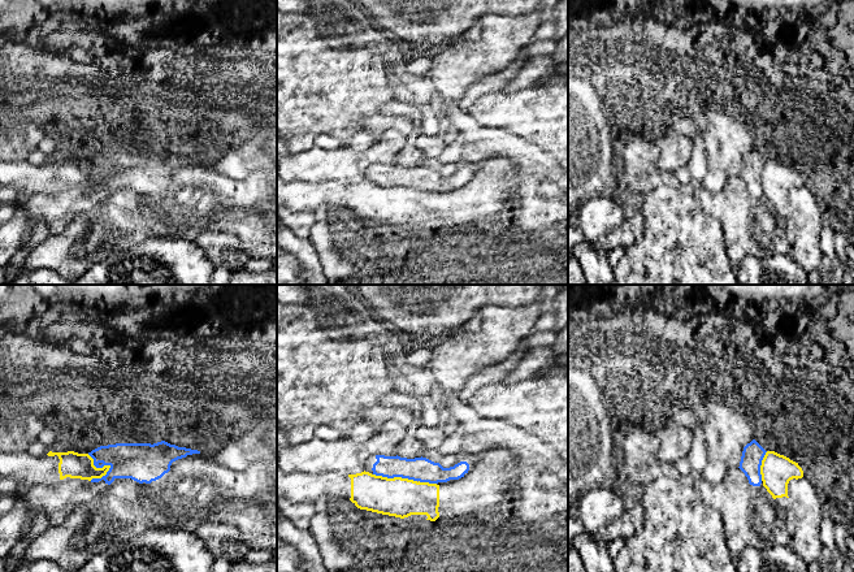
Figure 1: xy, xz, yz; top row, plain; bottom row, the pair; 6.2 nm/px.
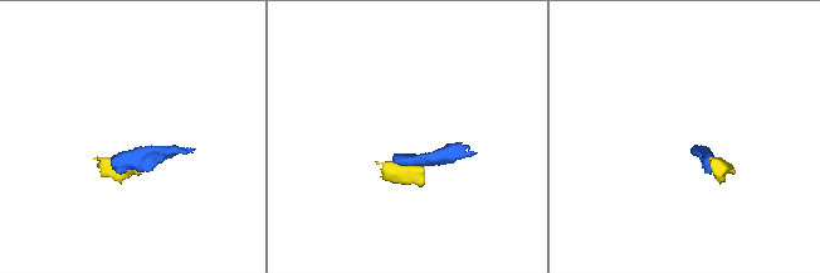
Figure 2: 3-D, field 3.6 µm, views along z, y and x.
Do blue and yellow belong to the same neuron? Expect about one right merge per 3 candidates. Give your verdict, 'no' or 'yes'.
no

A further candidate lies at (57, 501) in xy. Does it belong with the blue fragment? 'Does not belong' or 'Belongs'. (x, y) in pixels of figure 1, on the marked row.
Belongs

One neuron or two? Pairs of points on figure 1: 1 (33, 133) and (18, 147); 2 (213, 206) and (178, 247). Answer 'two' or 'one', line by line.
1: one
2: two

